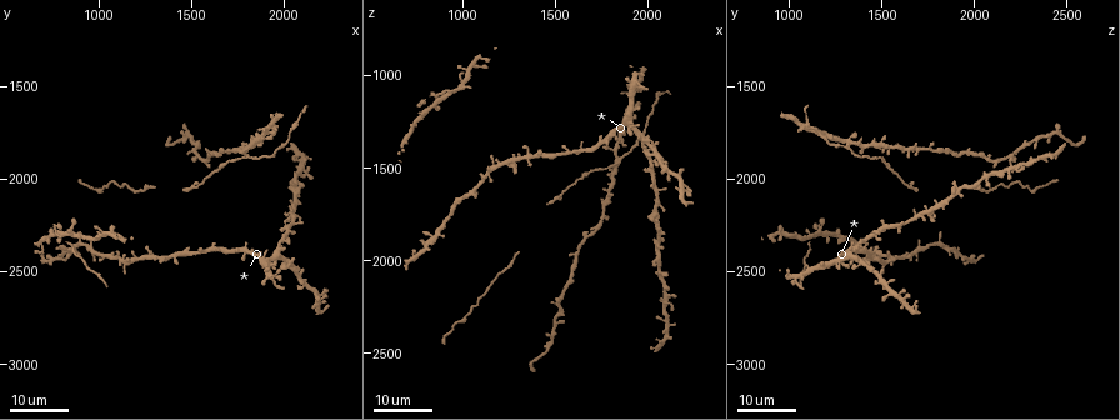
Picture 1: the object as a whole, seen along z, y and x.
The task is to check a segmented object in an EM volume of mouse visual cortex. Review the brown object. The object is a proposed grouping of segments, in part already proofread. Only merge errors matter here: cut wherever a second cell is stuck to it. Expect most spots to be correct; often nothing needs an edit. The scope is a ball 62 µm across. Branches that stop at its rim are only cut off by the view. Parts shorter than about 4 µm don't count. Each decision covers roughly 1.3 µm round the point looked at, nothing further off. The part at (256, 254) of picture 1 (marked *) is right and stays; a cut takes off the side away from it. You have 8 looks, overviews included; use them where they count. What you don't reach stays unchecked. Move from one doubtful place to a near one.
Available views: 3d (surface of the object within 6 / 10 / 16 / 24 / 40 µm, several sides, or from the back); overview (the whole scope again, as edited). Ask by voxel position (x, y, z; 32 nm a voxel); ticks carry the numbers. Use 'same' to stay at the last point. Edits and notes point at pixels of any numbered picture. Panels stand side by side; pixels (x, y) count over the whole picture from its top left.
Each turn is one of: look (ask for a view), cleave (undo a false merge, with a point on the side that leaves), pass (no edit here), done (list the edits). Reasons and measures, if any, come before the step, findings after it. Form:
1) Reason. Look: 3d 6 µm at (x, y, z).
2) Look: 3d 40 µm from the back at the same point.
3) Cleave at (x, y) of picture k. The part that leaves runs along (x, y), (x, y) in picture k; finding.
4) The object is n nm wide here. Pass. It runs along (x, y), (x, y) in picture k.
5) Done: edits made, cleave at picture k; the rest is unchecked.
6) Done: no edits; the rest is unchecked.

Arms part here. Look: 3d 16 µm at (980, 2400, 1660).

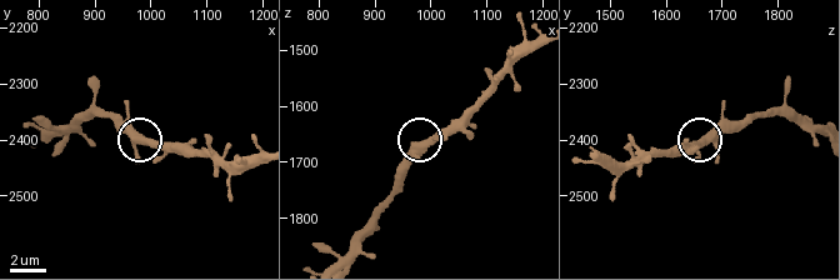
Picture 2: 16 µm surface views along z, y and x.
Zoom in. Look: 3d 6 µm at (975, 2395, 1665).

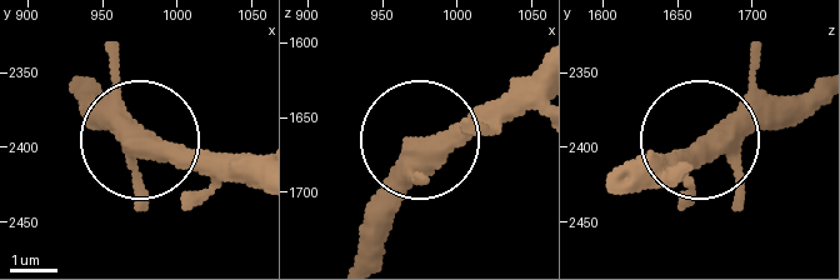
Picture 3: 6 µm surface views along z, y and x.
The side arm is 39 µm long. Pass. It runs along (624, 185), (814, 93) in picture 3; continuous, no second cell.

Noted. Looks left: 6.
Three arms meet. Look: 3d 16 µm at (900, 2340, 1820).

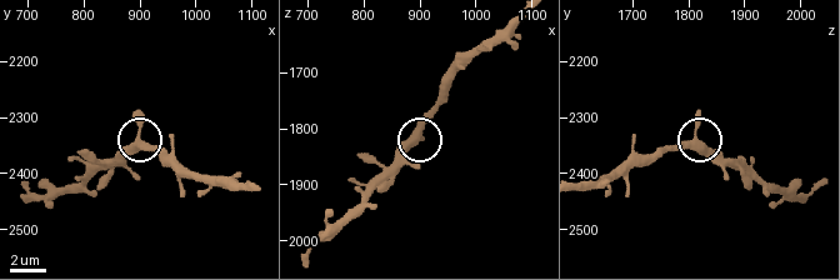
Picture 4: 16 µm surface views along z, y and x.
Look: 3d 10 µm at (900, 2340, 1815).

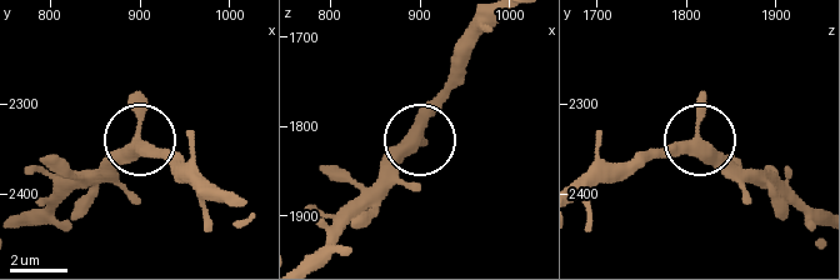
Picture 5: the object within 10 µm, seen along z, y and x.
From behind. Look: 3d 10 µm from the back at (900, 2340, 1815).

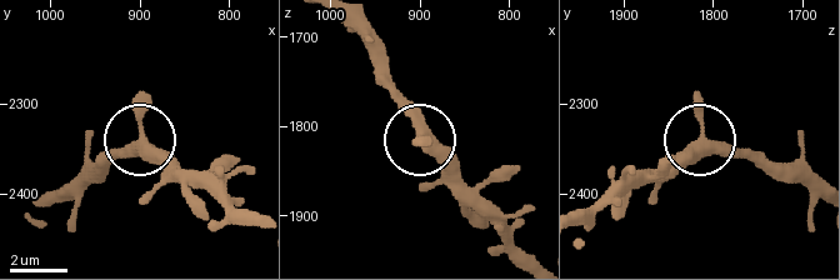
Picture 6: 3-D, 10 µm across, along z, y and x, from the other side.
3 arms meet here. Pass. All the same cell.

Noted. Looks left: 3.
Look: 3d 16 µm at (1200, 2060, 2080).

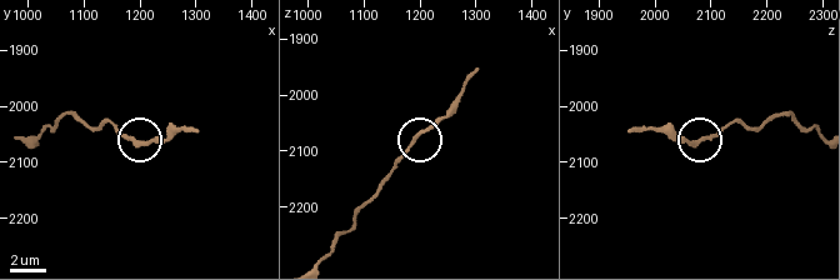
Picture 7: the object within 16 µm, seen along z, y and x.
Closer look. Look: 3d 10 µm at (1195, 2060, 2080).

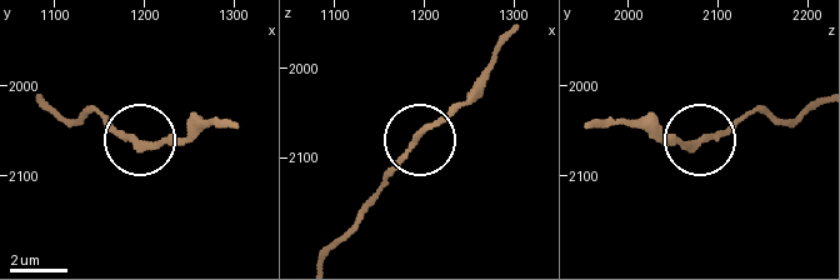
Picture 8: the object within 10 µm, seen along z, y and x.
The object is 210 nm wide here. Pass. All the same cell.

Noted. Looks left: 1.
Done: no edits; the rest is unchecked.

